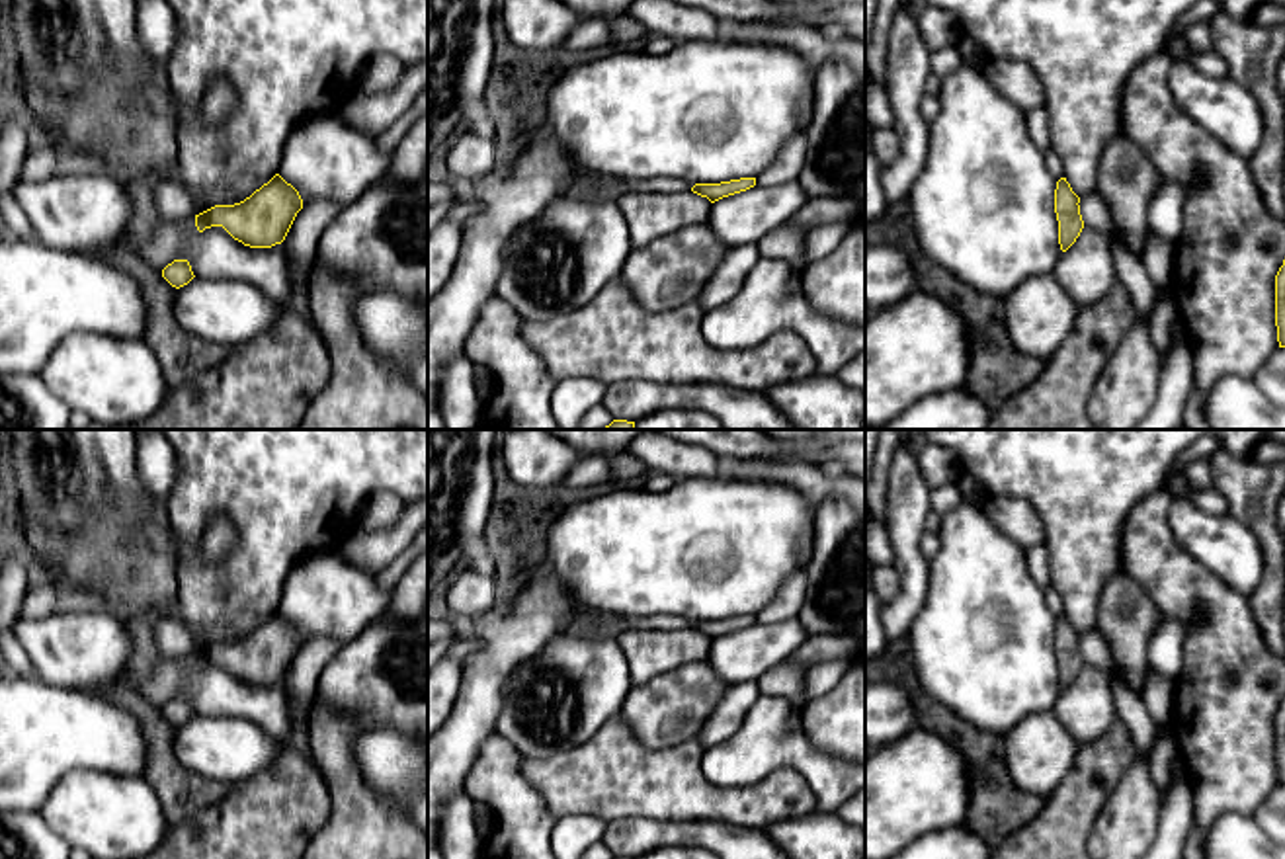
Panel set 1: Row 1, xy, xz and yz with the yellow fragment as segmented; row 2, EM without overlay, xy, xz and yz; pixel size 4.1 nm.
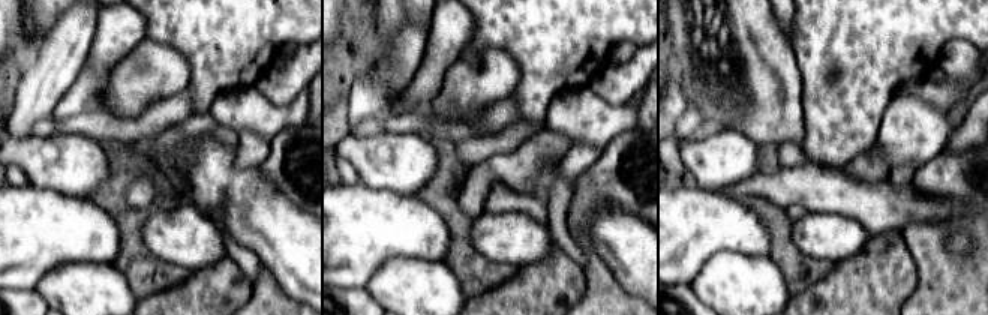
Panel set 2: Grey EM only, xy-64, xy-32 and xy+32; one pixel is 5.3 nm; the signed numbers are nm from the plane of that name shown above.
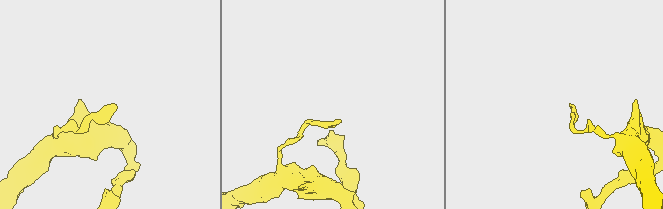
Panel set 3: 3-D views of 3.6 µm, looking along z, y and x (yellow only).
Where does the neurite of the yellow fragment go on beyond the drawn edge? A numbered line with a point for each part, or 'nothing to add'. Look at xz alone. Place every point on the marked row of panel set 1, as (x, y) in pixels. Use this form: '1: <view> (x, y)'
nothing to add

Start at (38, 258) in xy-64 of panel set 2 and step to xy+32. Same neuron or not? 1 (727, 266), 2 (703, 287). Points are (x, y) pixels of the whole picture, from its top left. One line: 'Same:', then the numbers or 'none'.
Same: none

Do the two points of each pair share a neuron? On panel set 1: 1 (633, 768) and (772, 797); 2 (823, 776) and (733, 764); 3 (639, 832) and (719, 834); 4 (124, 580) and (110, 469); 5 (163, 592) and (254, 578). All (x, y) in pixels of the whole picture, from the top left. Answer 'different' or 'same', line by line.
1: same
2: same
3: same
4: same
5: different

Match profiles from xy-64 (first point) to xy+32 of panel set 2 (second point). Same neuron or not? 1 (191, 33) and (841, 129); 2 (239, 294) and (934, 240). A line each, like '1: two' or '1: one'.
1: one
2: two

